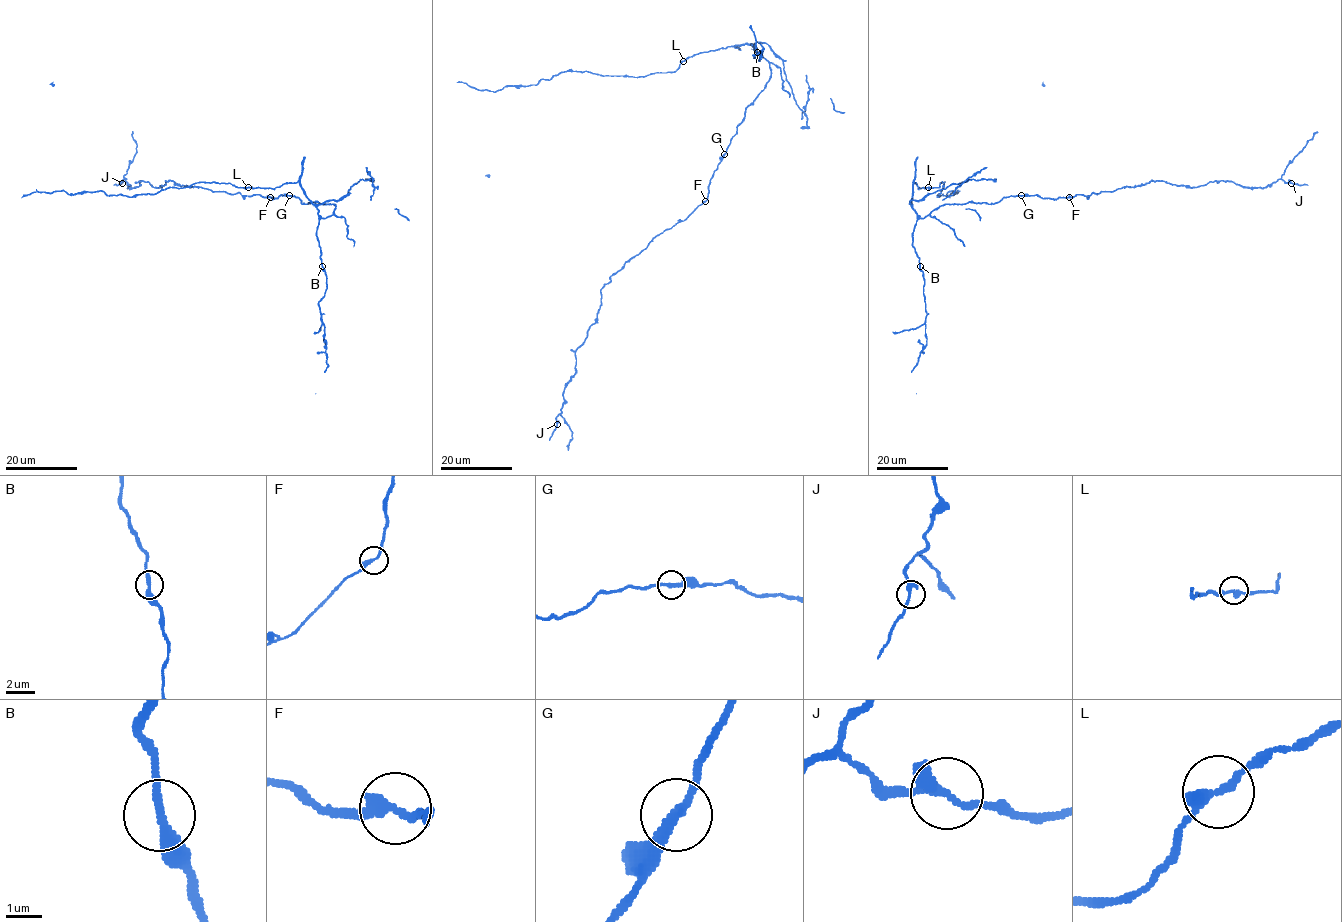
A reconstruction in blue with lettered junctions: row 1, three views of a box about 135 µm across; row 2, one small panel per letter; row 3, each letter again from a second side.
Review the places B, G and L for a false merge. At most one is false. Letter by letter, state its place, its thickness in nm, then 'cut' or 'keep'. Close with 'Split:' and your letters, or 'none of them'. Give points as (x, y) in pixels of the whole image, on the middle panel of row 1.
B: place (757, 52); calibre 280 nm; keep
G: place (724, 154); calibre 280 nm; keep
L: place (683, 61); calibre 280 nm; keep
Split: none of them

